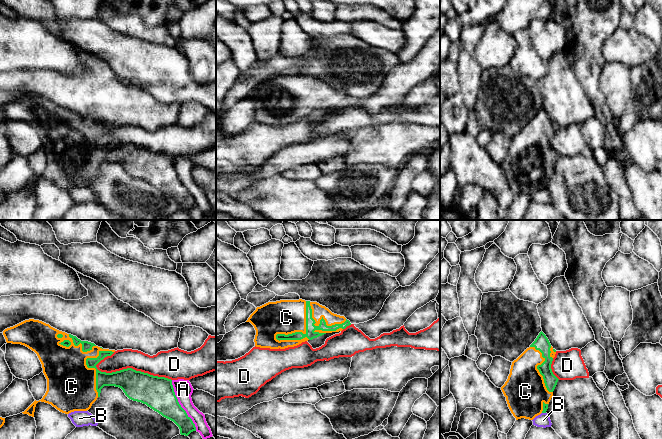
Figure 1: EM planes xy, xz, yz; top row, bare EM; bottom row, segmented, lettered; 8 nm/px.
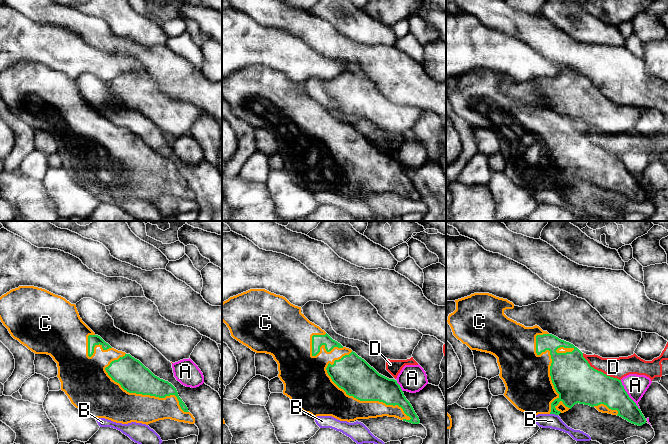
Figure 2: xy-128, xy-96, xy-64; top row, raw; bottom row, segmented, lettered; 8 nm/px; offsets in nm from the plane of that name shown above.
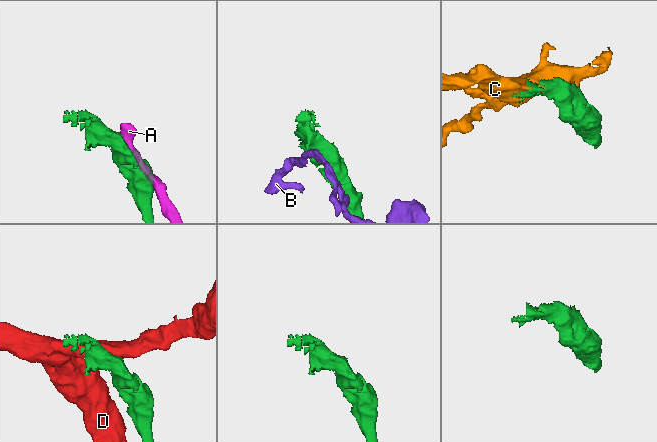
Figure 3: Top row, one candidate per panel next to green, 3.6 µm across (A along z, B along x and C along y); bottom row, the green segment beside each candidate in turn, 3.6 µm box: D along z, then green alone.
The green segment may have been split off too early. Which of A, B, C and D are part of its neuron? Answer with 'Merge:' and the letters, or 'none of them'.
Merge: C

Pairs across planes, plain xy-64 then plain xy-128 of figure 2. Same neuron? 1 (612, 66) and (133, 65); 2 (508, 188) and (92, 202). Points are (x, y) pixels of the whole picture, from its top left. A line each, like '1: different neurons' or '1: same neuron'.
1: different neurons
2: same neuron

